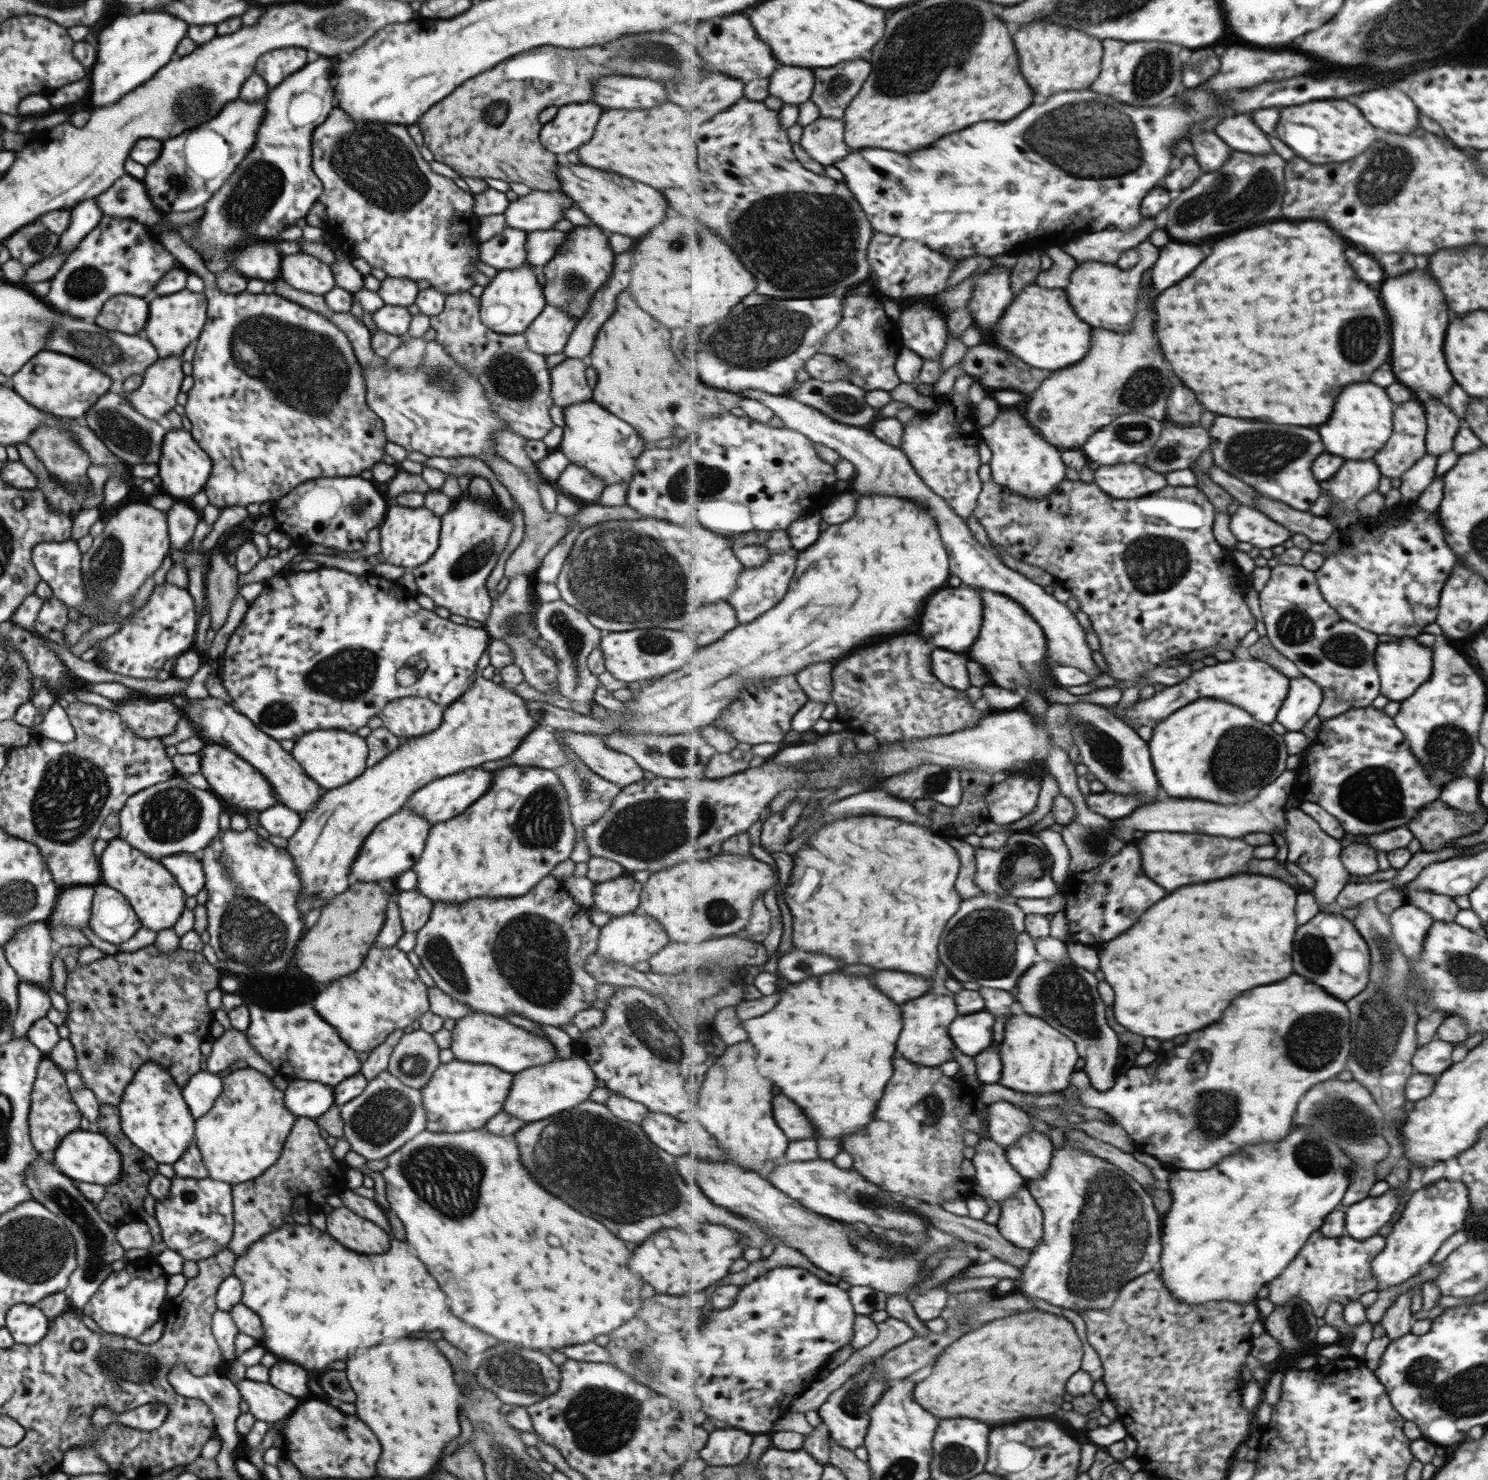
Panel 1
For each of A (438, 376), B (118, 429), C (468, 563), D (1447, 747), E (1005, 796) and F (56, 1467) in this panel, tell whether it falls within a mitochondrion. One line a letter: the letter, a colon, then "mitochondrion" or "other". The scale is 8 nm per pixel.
A: mitochondrion
B: mitochondrion
C: mitochondrion
D: mitochondrion
E: other
F: other

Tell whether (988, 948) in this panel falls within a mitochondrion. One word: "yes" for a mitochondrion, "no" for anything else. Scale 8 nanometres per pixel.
yes

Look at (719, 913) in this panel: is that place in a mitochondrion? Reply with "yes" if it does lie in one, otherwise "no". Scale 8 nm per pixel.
yes

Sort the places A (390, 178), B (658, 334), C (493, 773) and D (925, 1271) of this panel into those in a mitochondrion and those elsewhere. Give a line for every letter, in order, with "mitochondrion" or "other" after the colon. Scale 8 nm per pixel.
A: mitochondrion
B: other
C: other
D: other

